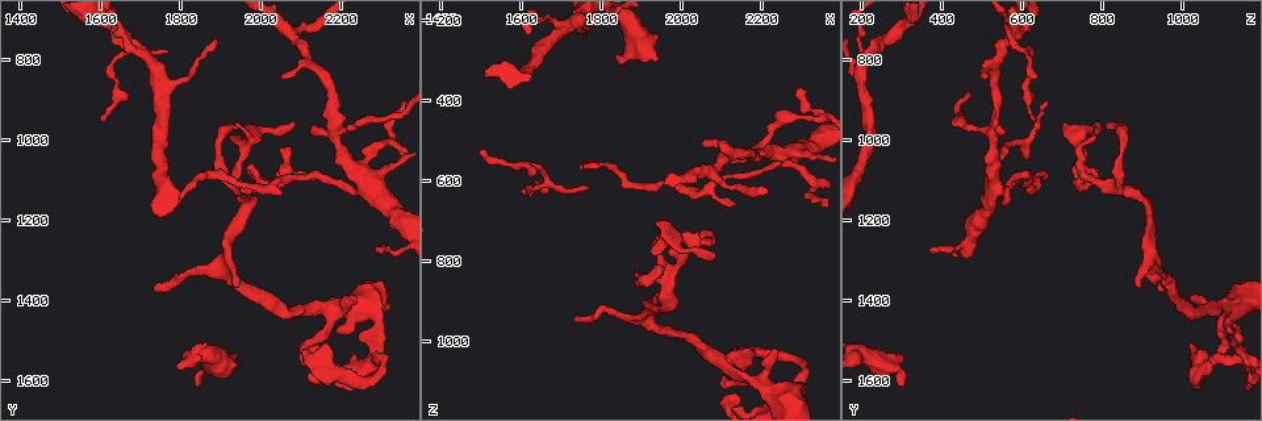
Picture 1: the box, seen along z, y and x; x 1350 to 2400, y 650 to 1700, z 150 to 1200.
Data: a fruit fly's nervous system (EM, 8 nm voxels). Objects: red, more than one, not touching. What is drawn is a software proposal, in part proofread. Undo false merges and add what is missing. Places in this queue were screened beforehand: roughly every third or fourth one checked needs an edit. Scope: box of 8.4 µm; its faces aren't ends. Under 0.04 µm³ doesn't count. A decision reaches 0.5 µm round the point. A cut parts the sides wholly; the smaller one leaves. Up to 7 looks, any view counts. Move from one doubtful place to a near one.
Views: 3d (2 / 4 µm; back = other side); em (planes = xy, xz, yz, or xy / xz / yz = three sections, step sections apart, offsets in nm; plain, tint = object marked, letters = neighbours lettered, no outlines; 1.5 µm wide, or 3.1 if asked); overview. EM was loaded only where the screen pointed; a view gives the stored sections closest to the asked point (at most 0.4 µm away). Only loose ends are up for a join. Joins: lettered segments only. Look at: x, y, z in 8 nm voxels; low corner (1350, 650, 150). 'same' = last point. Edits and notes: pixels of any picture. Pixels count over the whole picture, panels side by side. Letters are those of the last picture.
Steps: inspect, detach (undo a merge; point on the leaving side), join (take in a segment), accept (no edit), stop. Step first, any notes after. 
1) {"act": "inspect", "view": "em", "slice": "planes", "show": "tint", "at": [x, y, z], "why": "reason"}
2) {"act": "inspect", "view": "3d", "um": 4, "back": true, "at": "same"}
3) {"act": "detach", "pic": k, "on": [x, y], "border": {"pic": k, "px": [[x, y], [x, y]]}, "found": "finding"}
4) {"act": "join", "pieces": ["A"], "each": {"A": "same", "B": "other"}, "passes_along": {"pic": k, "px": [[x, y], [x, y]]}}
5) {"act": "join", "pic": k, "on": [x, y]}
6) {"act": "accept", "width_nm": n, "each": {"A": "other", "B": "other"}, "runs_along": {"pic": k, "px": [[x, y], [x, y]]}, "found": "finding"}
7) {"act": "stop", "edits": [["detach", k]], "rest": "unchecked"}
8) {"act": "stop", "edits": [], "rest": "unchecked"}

{"act": "inspect", "view": "3d", "um": 2, "at": [2295, 1585, 1040], "why": "abrupt turn"}

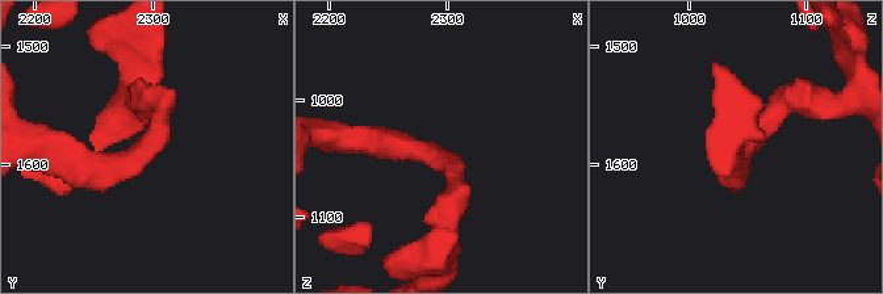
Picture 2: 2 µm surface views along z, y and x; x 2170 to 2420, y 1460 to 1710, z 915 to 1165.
{"act": "inspect", "view": "em", "slice": "yz", "step": 4, "show": "tint", "at": [2290, 1588, 1048], "arm_widths_nm": [190, 200], "why": "need the tissue"}

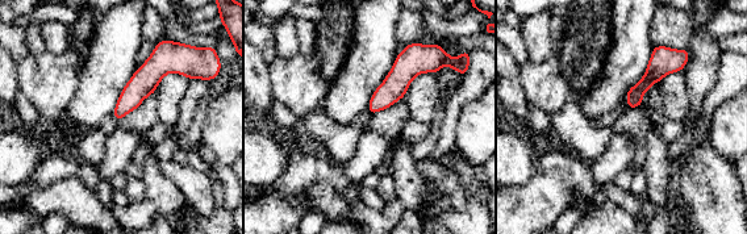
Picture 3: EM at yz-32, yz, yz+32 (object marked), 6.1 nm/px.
{"act": "inspect", "view": "em", "slice": "planes", "show": "letters", "at": "same", "why": "another direction"}

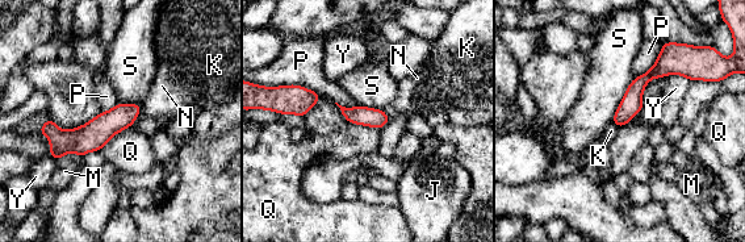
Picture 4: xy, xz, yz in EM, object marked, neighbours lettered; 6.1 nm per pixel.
{"act": "accept", "each": {"J": "other", "K": "other", "M": "other", "N": "other", "P": "other", "Q": "other", "S": "other", "Y": "other"}, "border": {"pic": 4, "px": [[348, 121], [376, 126], [380, 130]]}, "found": "one neuron here"}

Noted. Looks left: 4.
{"act": "inspect", "view": "em", "slice": "xy", "step": 8, "show": "tint", "at": [2300, 1280, 365], "why": "tapers out"}

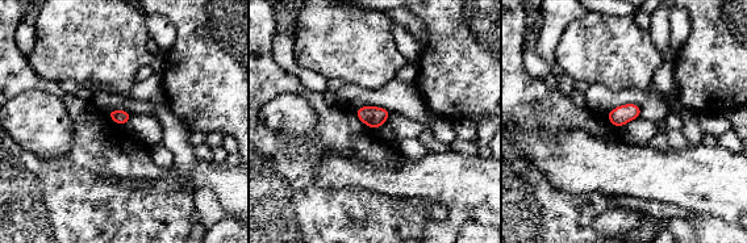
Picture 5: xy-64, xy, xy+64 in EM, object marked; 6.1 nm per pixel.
{"act": "inspect", "view": "em", "slice": "xy", "step": 8, "show": "letters", "at": "same"}

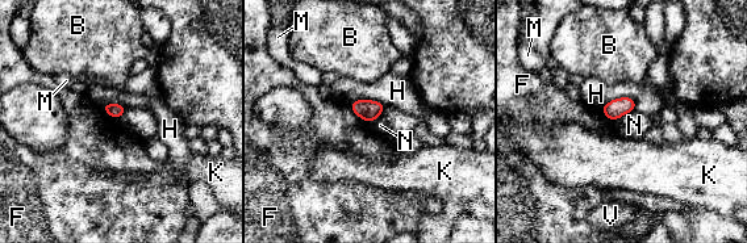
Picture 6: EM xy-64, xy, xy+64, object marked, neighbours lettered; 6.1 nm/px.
{"act": "accept", "each": {"B": "other", "F": "other", "H": "other", "K": "other", "M": "other", "N": "other", "V": "other"}, "border": {"pic": 6, "px": [[349, 104], [358, 116], [370, 122]]}, "found": "none of them fits"}

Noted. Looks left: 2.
{"act": "inspect", "view": "em", "slice": "planes", "show": "letters", "at": [2055, 1015, 760], "why": "thin end"}

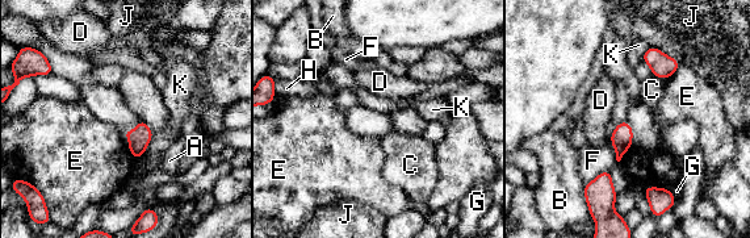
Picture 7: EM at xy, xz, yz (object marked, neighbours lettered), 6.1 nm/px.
{"act": "accept", "each": {"A": "other", "B": "other", "C": "other", "D": "other", "E": "other", "F": "other", "G": "other", "H": "other", "J": "other", "K": "other"}, "found": "none of them fits"}

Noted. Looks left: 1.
{"act": "stop", "edits": [], "rest": "unchecked"}

